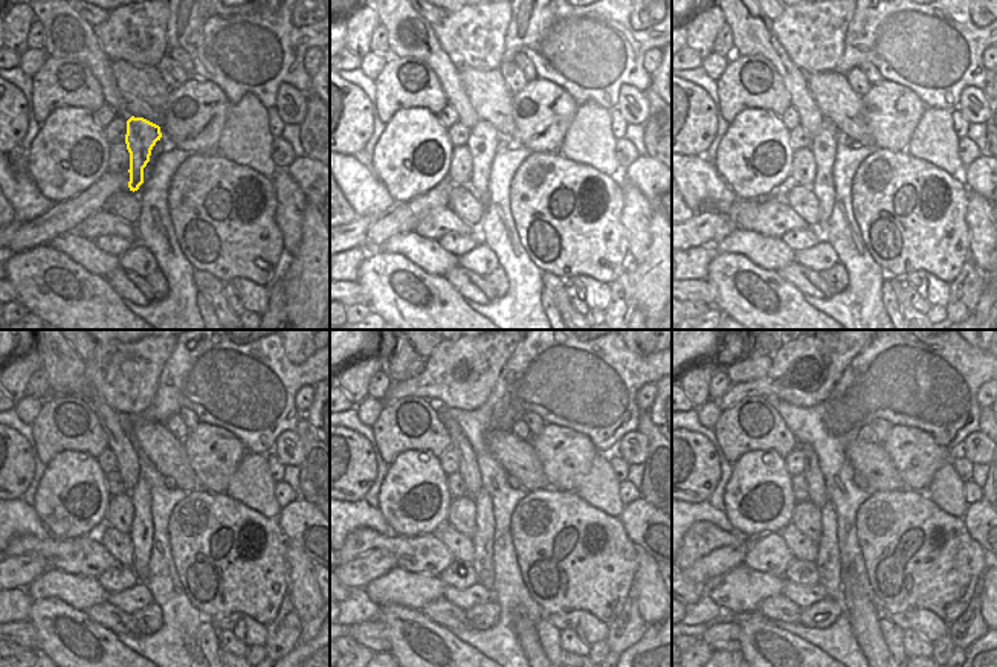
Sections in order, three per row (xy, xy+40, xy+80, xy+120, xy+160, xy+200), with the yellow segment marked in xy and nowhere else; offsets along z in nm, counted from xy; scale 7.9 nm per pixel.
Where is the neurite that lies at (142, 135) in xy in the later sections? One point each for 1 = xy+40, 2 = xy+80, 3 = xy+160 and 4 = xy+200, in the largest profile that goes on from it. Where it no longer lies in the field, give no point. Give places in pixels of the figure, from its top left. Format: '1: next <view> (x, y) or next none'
1: next xy+40 (483, 139)
2: next xy+80 (823, 144)
3: next xy+160 (483, 539)
4: next xy+200 (828, 565)

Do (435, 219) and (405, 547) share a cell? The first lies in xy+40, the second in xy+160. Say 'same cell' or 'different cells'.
same cell

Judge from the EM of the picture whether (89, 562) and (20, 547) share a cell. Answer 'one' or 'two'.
one

